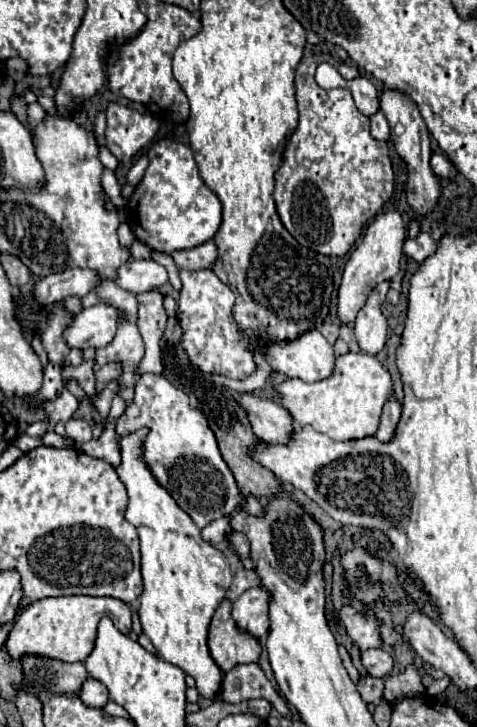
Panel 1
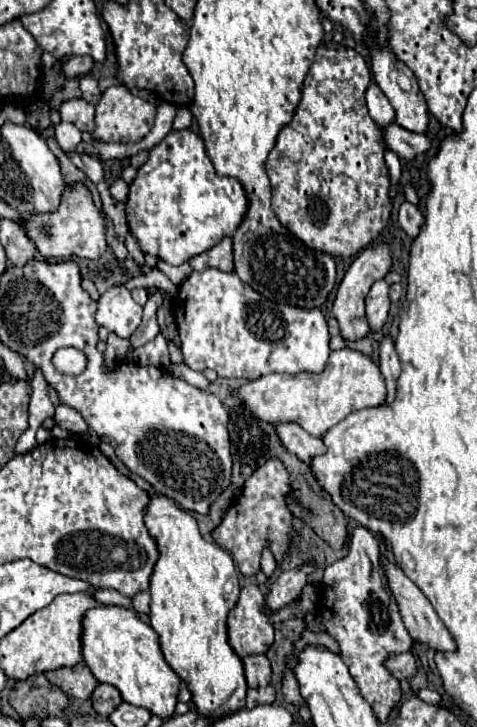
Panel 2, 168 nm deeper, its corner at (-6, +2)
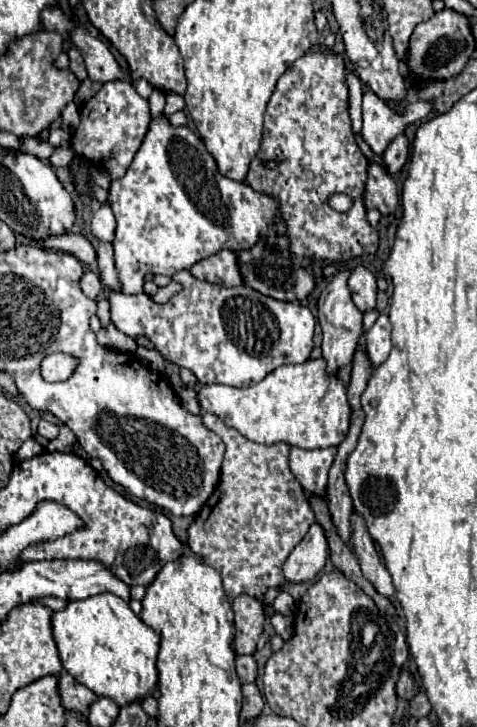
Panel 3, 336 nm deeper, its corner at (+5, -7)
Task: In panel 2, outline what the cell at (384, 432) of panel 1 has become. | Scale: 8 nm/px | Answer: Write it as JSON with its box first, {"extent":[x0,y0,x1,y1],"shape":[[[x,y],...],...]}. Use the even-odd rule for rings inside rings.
{"extent":[379,338,401,404],"shape":[[[385,338],[381,342],[379,368],[381,368],[381,374],[387,382],[387,404],[391,404],[397,396],[397,378],[399,378],[399,372],[401,372],[401,362],[397,358],[397,352],[395,352],[391,338]]]}

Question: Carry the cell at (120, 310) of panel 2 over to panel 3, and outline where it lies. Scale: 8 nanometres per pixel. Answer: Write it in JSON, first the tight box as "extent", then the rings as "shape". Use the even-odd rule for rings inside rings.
{"extent":[110,270,316,387],"shape":[[[188,270],[175,273],[172,279],[182,285],[182,291],[170,297],[168,303],[156,303],[146,293],[124,295],[110,291],[112,321],[130,337],[146,335],[166,361],[190,369],[200,383],[220,381],[246,387],[262,381],[280,365],[310,359],[316,318],[308,307],[264,297],[248,285],[222,287],[200,281]]]}

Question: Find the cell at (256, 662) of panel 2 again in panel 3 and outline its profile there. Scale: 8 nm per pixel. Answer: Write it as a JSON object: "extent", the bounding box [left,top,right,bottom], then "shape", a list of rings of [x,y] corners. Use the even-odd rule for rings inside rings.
{"extent":[236,655,256,683],"shape":[[[238,655],[236,657],[236,671],[242,683],[252,683],[256,679],[256,661],[252,655]]]}

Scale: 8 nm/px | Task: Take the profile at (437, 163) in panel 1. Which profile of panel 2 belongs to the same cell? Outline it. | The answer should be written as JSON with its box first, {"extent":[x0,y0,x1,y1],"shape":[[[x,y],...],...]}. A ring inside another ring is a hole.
{"extent":[385,122,431,160],"shape":[[[395,122],[385,128],[385,142],[389,144],[389,148],[399,158],[407,158],[407,160],[411,160],[413,156],[423,154],[423,152],[427,152],[431,148],[431,140],[427,136],[407,132],[405,128],[401,128]]]}

